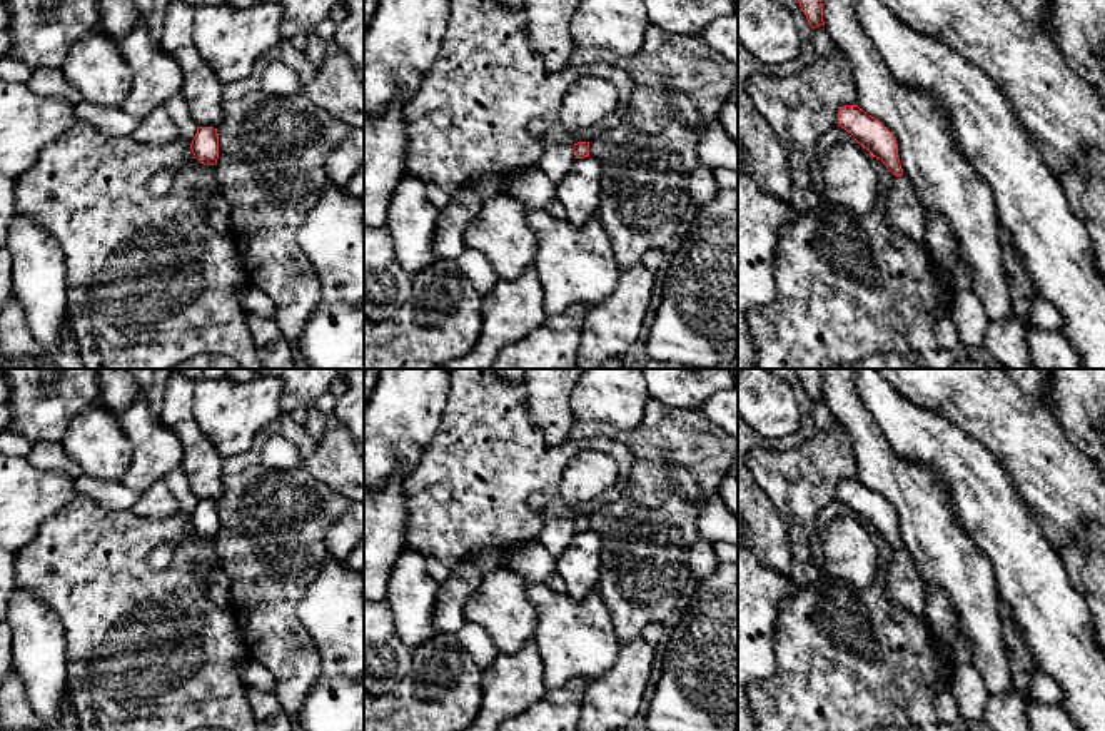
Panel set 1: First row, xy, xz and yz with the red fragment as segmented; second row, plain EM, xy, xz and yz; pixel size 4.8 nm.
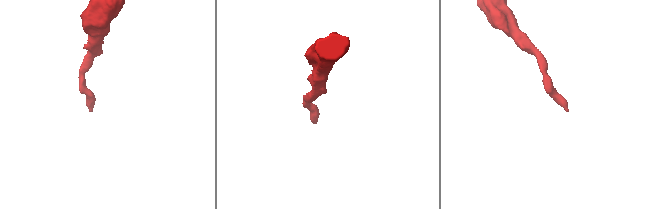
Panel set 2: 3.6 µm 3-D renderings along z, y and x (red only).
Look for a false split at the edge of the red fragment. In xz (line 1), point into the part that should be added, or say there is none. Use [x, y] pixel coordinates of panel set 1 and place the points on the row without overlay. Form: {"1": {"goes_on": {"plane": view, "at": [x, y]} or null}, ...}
{"1": {"goes_on": null}}

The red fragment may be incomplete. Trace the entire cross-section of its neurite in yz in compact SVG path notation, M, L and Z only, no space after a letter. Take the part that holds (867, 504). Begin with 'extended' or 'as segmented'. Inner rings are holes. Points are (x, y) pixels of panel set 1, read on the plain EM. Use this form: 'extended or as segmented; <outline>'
extended; M858 479L840 481L838 499L850 506L871 531L880 532L895 549L893 562L886 572L886 596L898 606L925 618L923 581L903 549L895 509Z

